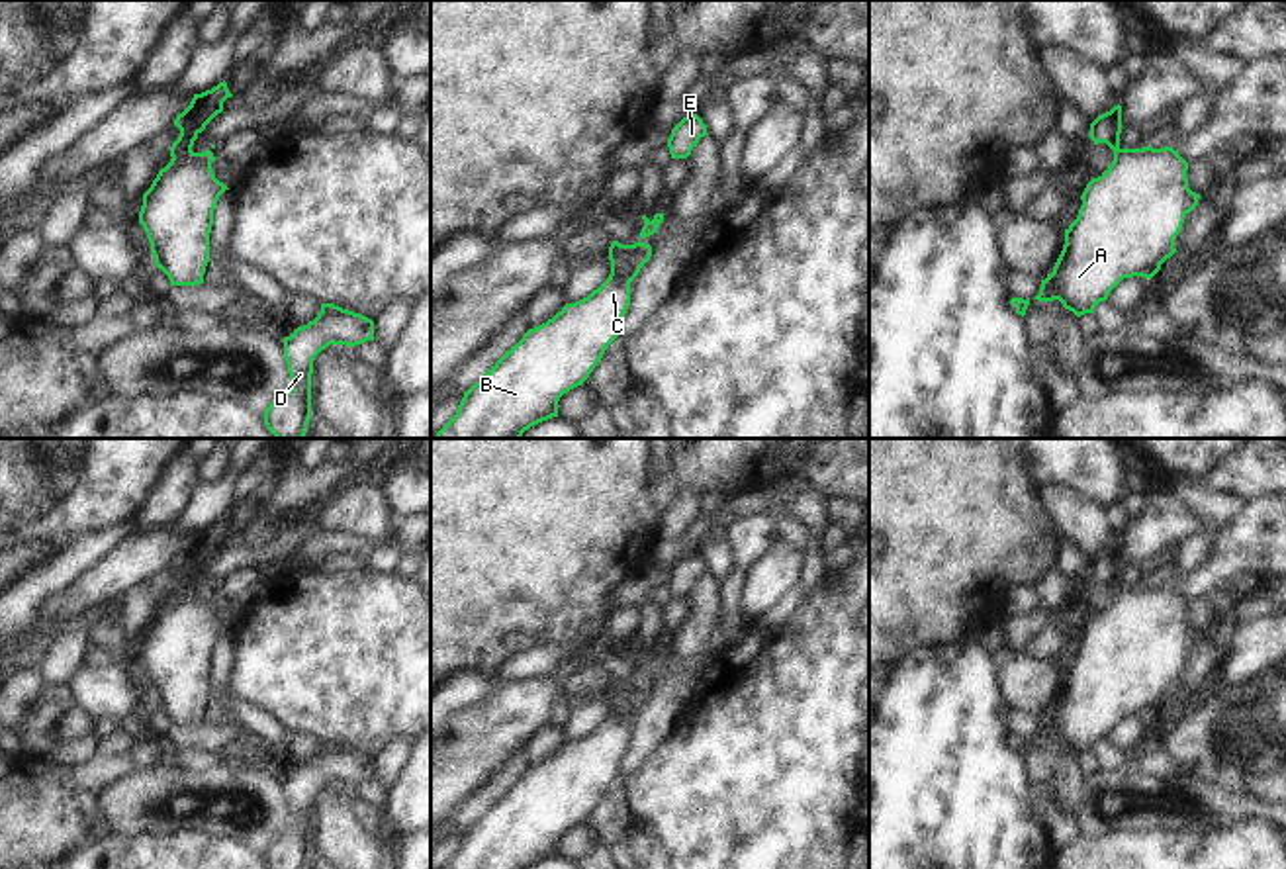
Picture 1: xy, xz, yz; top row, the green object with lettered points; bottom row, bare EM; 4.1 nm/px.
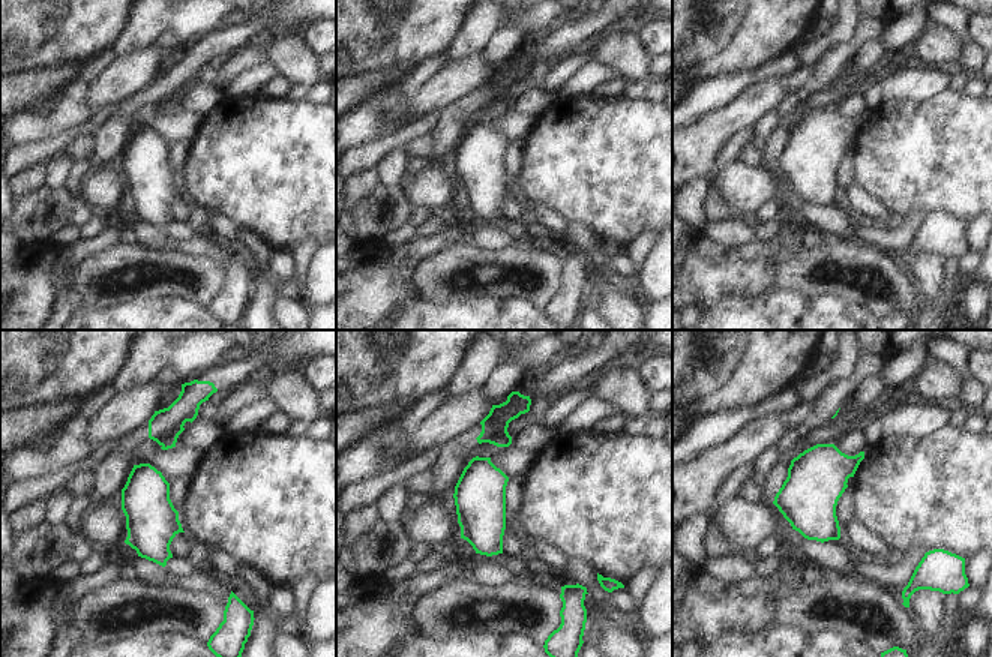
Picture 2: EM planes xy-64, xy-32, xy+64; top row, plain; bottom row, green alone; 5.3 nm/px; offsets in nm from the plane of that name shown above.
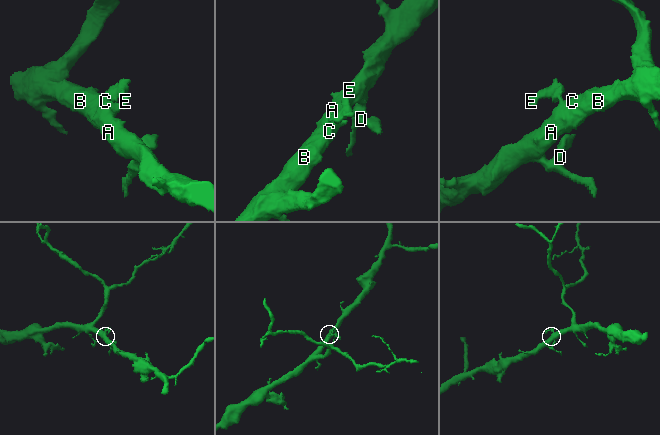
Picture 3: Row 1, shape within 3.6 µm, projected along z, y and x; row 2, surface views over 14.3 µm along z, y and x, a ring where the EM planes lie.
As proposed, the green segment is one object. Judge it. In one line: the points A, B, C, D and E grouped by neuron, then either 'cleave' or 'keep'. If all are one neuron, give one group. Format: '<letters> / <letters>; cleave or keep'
A B C D / E; cleave

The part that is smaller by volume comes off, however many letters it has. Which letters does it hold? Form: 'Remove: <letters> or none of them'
Remove: E.

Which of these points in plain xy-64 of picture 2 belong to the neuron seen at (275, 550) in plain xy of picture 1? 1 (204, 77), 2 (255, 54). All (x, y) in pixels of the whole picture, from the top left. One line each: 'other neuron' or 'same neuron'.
1: other neuron
2: same neuron

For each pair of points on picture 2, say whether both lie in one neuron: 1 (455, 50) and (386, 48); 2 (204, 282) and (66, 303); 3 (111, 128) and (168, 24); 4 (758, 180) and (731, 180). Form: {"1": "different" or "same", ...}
{"1": "different", "2": "different", "3": "different", "4": "same"}

